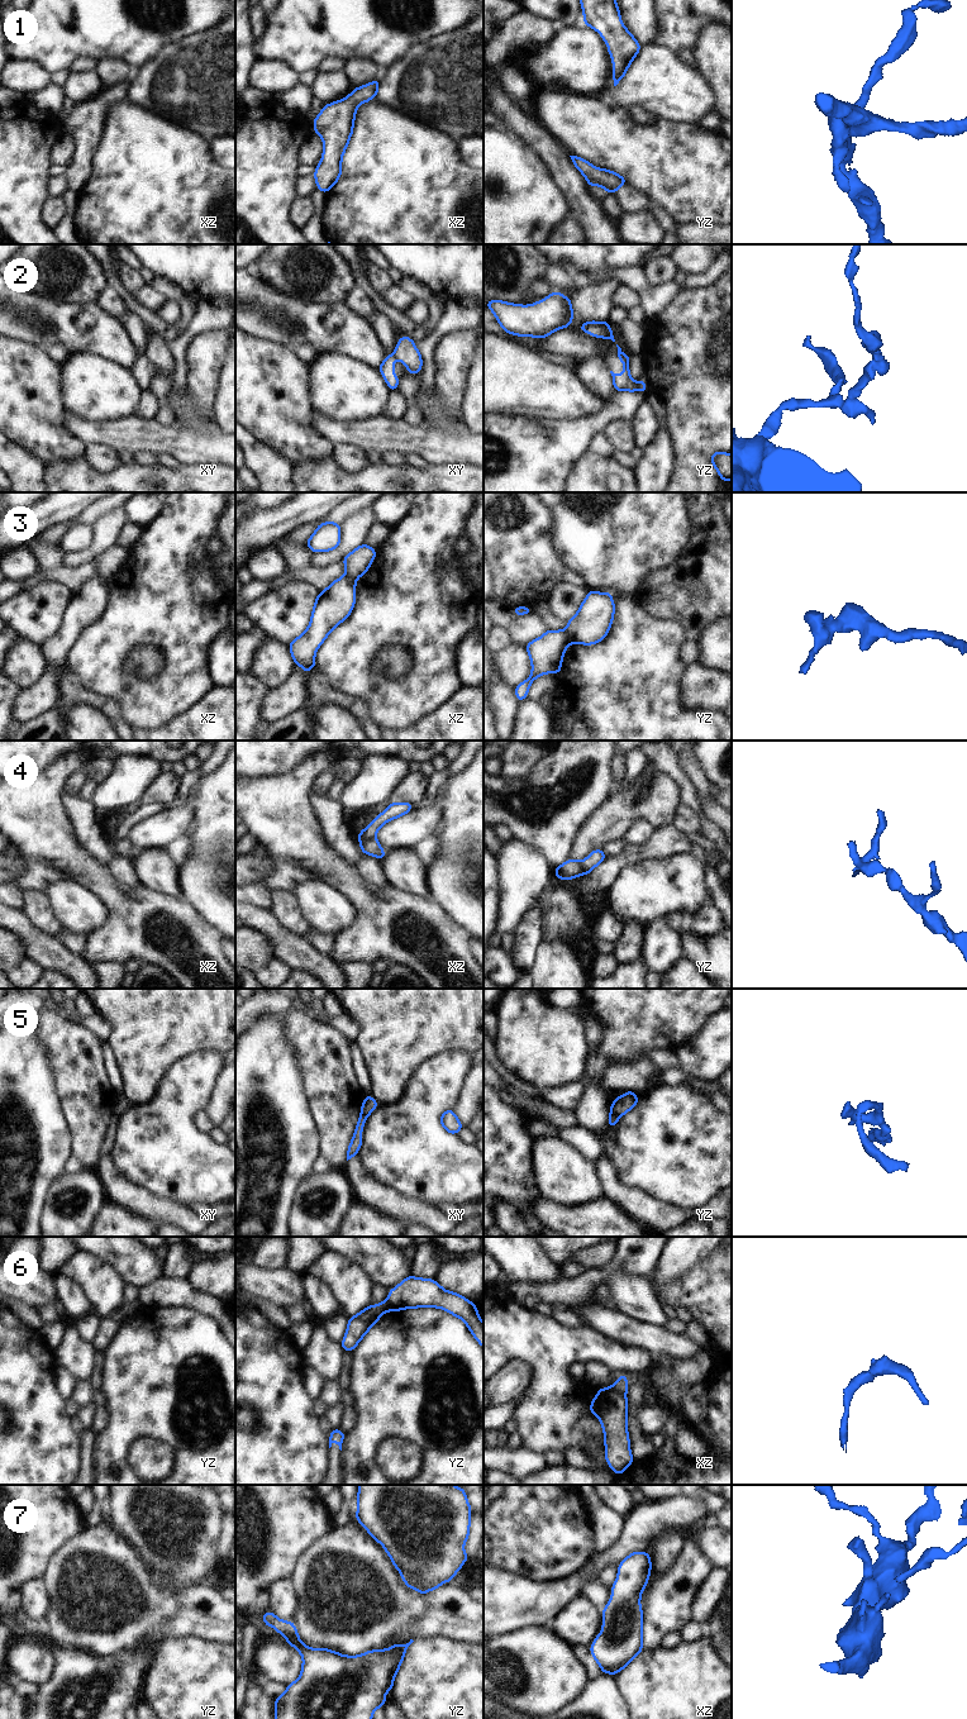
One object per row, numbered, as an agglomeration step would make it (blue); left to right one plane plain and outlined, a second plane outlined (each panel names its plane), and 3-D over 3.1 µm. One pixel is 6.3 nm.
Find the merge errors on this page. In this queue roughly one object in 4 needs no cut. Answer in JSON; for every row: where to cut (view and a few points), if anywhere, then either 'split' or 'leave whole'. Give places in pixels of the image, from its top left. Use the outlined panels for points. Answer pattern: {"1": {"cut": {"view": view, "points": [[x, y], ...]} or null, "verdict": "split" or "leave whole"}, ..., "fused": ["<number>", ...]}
{"1": {"cut": null, "verdict": "leave whole"}, "2": {"cut": {"view": "xy", "points": [[394, 353], [396, 357]]}, "verdict": "split"}, "3": {"cut": {"view": "yz", "points": [[566, 629], [570, 643]]}, "verdict": "split"}, "4": {"cut": {"view": "xz", "points": [[374, 837], [361, 846]]}, "verdict": "split"}, "5": {"cut": {"view": "yz", "points": [[610, 1113], [618, 1117]]}, "verdict": "split"}, "6": {"cut": {"view": "xz", "points": [[609, 1387], [624, 1396]]}, "verdict": "split"}, "7": {"cut": null, "verdict": "leave whole"}, "fused": ["2", "3", "4", "5", "6"]}

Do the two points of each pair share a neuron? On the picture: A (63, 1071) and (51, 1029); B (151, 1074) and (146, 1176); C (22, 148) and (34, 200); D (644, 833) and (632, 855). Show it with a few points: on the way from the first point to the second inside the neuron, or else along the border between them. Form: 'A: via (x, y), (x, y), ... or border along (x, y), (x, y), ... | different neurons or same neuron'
A: via (63, 1061), (63, 1042), (61, 1039) | same neuron
B: border along (163, 1072), (155, 1094), (146, 1103), (132, 1106) | different neurons
C: via (22, 161), (22, 187) | same neuron
D: border along (655, 829), (646, 842), (628, 846) | different neurons

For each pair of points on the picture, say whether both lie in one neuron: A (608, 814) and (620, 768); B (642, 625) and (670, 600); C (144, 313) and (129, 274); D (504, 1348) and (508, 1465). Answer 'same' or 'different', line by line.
A: different
B: different
C: different
D: different

